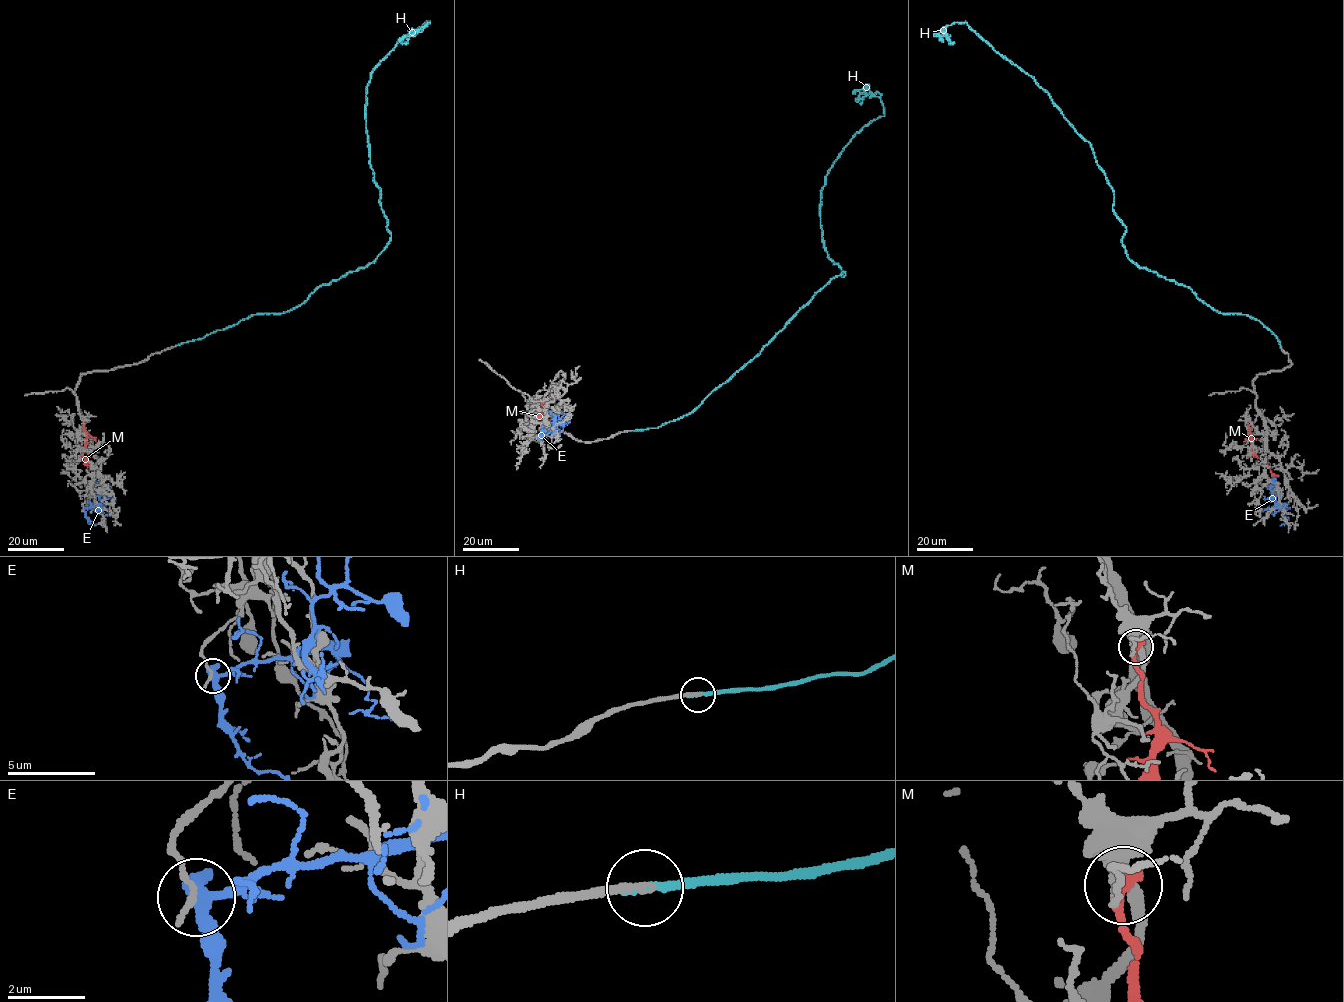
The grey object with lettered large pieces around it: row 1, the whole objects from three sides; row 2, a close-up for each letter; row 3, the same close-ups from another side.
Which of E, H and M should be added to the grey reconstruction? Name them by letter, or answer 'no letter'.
H

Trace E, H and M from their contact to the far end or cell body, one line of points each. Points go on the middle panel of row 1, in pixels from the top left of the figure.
E: (538, 436), (544, 431), (554, 433), (557, 426), (553, 424), (557, 423), (554, 424)
H: (631, 431), (691, 412), (845, 274), (822, 238), (820, 189), (856, 133), (883, 115), (878, 96), (857, 101)
M: (538, 399), (542, 409), (540, 428)

